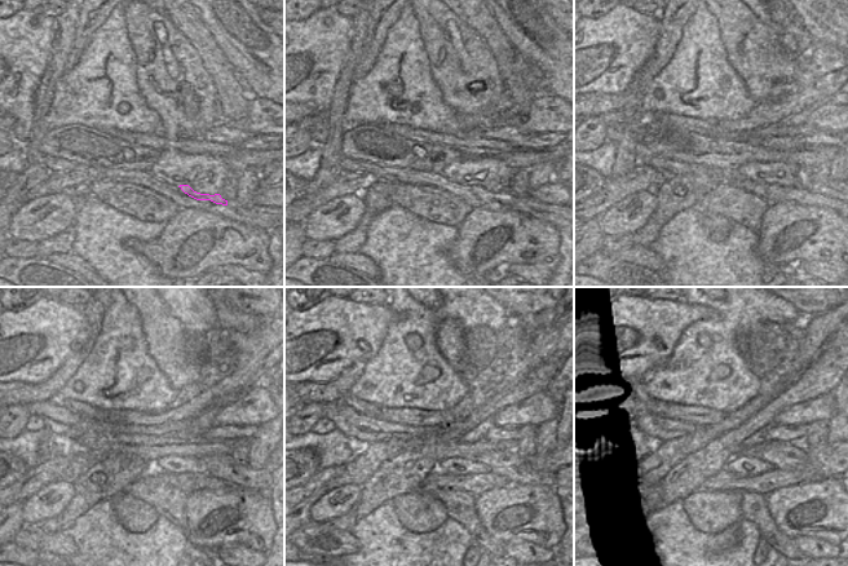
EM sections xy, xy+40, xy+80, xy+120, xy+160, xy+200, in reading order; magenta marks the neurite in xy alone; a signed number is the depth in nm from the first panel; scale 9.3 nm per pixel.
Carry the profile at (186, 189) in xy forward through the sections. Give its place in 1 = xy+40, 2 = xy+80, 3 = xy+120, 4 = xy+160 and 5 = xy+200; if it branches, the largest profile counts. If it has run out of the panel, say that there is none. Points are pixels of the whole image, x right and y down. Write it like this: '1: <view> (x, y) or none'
1: xy+40 (507, 197)
2: xy+80 (774, 191)
3: xy+120 (188, 482)
4: xy+160 (473, 483)
5: xy+200 (824, 460)

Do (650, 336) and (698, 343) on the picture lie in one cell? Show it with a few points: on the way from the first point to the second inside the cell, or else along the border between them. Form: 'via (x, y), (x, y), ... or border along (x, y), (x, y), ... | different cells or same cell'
border along (699, 318), (683, 332), (672, 354), (661, 365) | different cells

